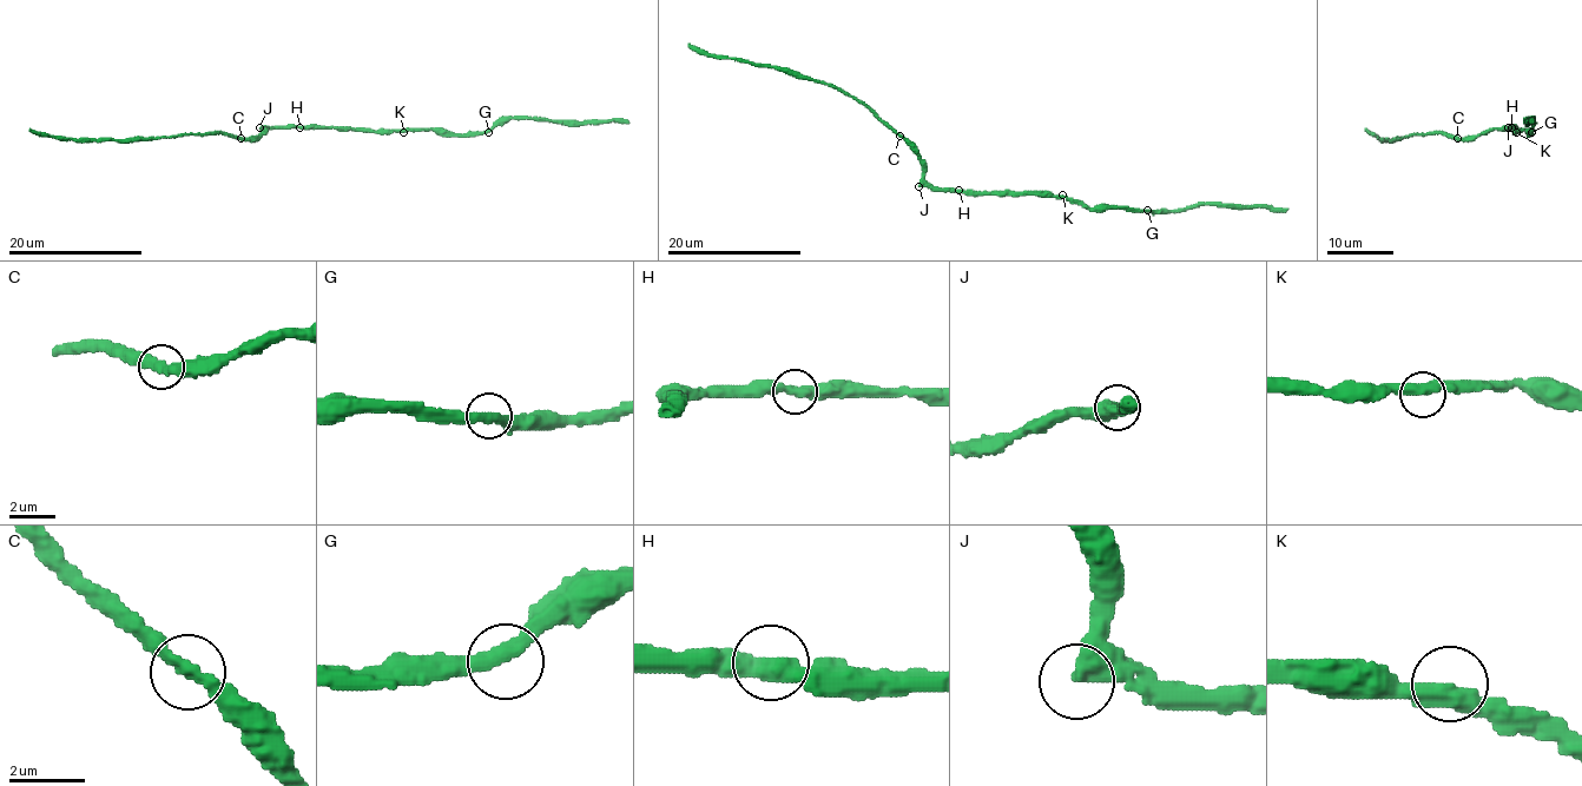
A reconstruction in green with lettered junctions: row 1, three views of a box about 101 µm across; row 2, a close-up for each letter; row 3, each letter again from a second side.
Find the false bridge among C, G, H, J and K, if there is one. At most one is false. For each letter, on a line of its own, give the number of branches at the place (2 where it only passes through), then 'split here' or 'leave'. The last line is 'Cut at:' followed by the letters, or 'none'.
C: branches 2; leave
G: branches 2; leave
H: branches 2; leave
J: branches 1; leave
K: branches 2; leave
Cut at: none

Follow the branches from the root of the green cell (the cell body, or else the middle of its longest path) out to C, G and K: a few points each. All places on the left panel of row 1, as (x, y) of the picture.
C: (300, 127), (268, 127), (258, 136), (242, 139)
G: (300, 127), (435, 131), (440, 133), (488, 132)
K: (300, 127), (403, 132)

